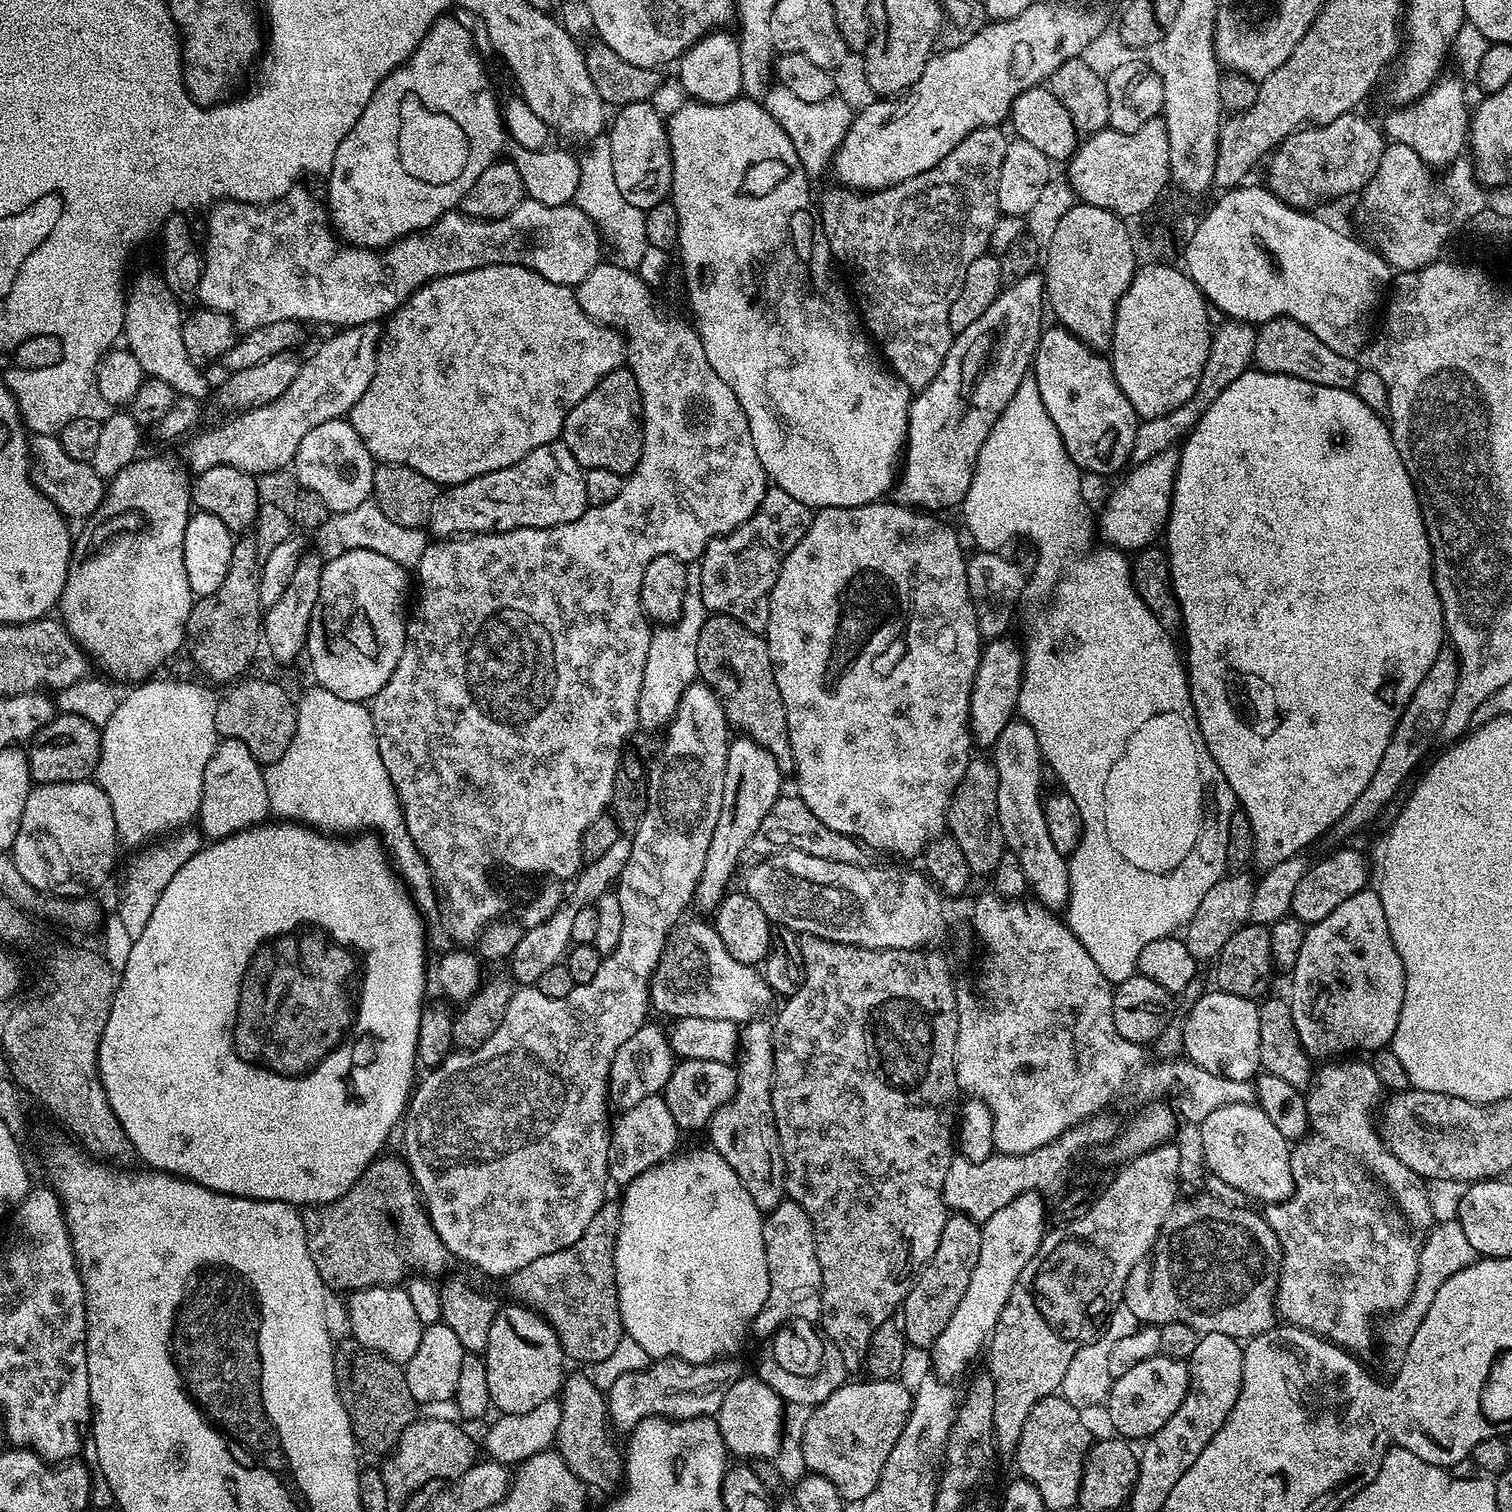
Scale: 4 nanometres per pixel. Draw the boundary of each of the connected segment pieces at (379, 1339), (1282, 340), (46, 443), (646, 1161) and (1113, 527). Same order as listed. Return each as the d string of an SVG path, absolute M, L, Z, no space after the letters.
M379 1284L373 1288L358 1288L348 1300L348 1324L352 1327L351 1339L364 1348L384 1355L398 1365L405 1365L418 1351L418 1342L422 1342L425 1326L418 1320L410 1294L400 1286Z
M1279 316L1259 325L1252 359L1259 371L1286 374L1290 378L1302 378L1306 382L1335 388L1352 389L1361 369L1361 365L1355 364L1357 361L1353 357L1338 354L1338 350L1330 350L1330 346L1326 346L1322 338L1318 338L1309 328L1289 316Z
M33 435L28 445L28 476L32 485L42 493L69 521L87 521L98 510L104 500L106 480L91 463L70 458L66 450L62 450L59 435Z
M653 1094L629 1103L620 1121L611 1125L612 1141L608 1151L608 1178L613 1185L626 1186L655 1164L662 1164L677 1151L676 1139L682 1136L663 1095Z
M1175 447L1154 454L1146 462L1135 465L1132 473L1108 496L1108 508L1098 512L1098 536L1105 545L1121 550L1139 550L1155 545L1168 527L1172 495L1180 454Z

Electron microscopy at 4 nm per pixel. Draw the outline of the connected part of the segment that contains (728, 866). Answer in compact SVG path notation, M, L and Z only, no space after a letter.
M737 735L728 745L726 754L726 782L722 786L722 810L718 814L718 826L714 826L714 838L710 838L710 850L706 850L706 866L696 883L695 907L708 914L715 913L730 891L728 883L740 864L740 855L748 843L760 835L762 818L770 814L770 806L782 794L782 773L778 762L758 742L749 736Z

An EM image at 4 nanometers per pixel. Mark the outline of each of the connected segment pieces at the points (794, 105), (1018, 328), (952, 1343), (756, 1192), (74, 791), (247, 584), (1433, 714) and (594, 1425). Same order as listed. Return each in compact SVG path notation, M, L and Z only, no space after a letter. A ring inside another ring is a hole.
M779 84L771 86L762 103L767 112L789 134L808 176L816 178L823 170L825 172L832 157L840 148L841 142L844 141L849 132L854 117L854 108L851 108L844 99L836 94L822 102L803 101L793 94L789 88Z
M1032 270L1019 278L1021 280L1014 281L1012 285L1009 283L1001 291L1000 297L993 302L990 310L986 310L986 314L982 314L982 318L978 318L978 322L955 333L946 362L942 362L942 370L938 370L933 380L913 395L908 411L906 447L902 452L902 471L894 488L895 503L915 506L920 510L963 505L976 473L976 459L982 450L982 442L986 442L994 422L998 422L1002 410L1006 410L1010 398L1014 398L1018 386L1029 375L1032 357L1036 355L1040 334L1046 324L1043 275Z
M1027 1192L983 1221L978 1265L971 1274L970 1286L966 1286L966 1294L962 1302L958 1302L958 1310L954 1310L950 1322L946 1322L946 1330L938 1334L930 1349L931 1371L939 1379L955 1381L955 1376L962 1375L979 1352L981 1355L986 1341L996 1329L998 1318L1004 1315L1004 1307L1008 1304L1010 1290L1014 1290L1014 1282L1044 1241L1048 1230L1048 1208L1044 1206L1043 1200L1041 1193Z
M759 1018L745 1023L740 1028L740 1053L738 1056L738 1071L736 1074L736 1093L726 1106L722 1106L708 1119L706 1135L710 1143L711 1151L717 1152L738 1174L742 1186L746 1186L746 1194L754 1198L754 1206L760 1208L761 1213L767 1214L778 1207L786 1198L784 1187L784 1155L780 1149L780 1139L776 1129L776 1119L772 1109L772 1071L774 1070L774 1058L772 1057L772 1025L768 1018Z
M92 780L33 787L10 855L18 874L42 894L84 898L108 880L116 864L116 832L110 800Z
M241 535L232 546L226 582L222 582L214 594L201 596L192 605L186 644L189 649L192 647L192 660L197 670L205 676L205 681L217 680L223 686L239 681L251 666L256 651L262 648L264 612L260 603L261 563L255 535Z
M1450 646L1441 648L1434 663L1419 683L1410 702L1404 707L1398 726L1387 743L1382 761L1378 764L1374 777L1371 779L1362 794L1355 799L1354 805L1343 815L1332 829L1332 834L1338 838L1348 838L1374 821L1378 814L1389 804L1390 800L1399 792L1406 778L1421 762L1433 742L1440 735L1443 719L1450 710L1451 699L1457 689L1460 677L1460 662L1456 652Z
M576 1372L573 1376L571 1373L564 1377L563 1385L558 1393L562 1422L558 1422L554 1448L564 1459L564 1465L578 1477L581 1484L589 1489L601 1488L602 1491L611 1493L621 1487L624 1462L621 1449L616 1449L612 1445L611 1438L607 1436L610 1421L605 1393L601 1385L591 1375L589 1376L584 1372Z

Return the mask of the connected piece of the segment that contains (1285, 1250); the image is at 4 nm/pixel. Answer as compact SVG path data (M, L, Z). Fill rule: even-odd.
M1344 1058L1339 1062L1325 1063L1321 1068L1324 1069L1315 1073L1306 1092L1310 1135L1292 1148L1292 1173L1296 1189L1292 1191L1289 1200L1267 1205L1262 1215L1280 1243L1282 1271L1280 1285L1276 1289L1279 1319L1285 1325L1304 1328L1342 1349L1361 1354L1372 1342L1372 1323L1376 1316L1396 1313L1410 1298L1415 1279L1418 1278L1420 1248L1417 1241L1415 1244L1402 1229L1395 1228L1364 1197L1364 1192L1356 1181L1356 1171L1360 1167L1367 1167L1378 1179L1384 1180L1389 1194L1396 1199L1397 1206L1412 1224L1431 1225L1432 1204L1424 1189L1424 1177L1414 1174L1410 1166L1402 1166L1402 1162L1394 1158L1394 1154L1380 1139L1374 1117L1382 1100L1382 1086L1371 1063L1364 1058ZM1332 1268L1337 1268L1344 1276L1332 1276Z

